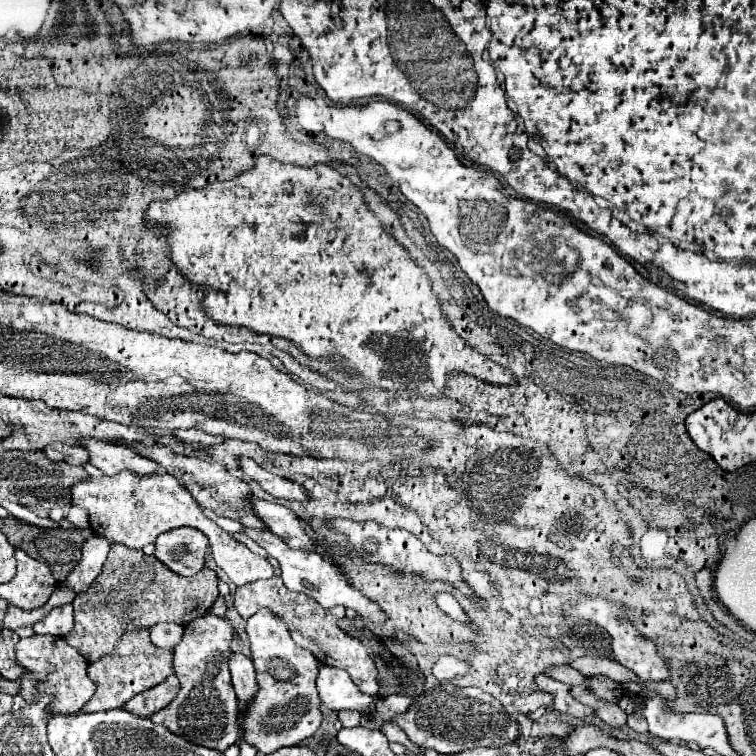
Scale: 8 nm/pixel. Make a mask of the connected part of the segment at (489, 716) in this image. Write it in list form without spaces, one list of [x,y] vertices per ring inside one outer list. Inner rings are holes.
[[[444,685],[430,695],[418,695],[406,713],[392,717],[392,723],[418,747],[434,749],[444,755],[456,755],[472,747],[500,747],[520,737],[518,723],[504,705],[476,687]]]

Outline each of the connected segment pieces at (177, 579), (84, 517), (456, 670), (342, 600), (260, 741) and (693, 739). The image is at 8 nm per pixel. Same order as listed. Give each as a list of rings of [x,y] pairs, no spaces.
[[[112,545],[110,555],[88,591],[74,599],[74,629],[64,637],[68,645],[78,649],[88,663],[98,661],[102,655],[114,651],[114,643],[126,629],[126,617],[134,619],[136,627],[152,627],[158,621],[174,621],[188,625],[202,617],[218,597],[216,573],[208,567],[200,569],[194,577],[172,573],[154,555],[144,555],[126,545]]]
[[[70,505],[68,519],[70,523],[78,529],[87,529],[90,527],[88,513],[76,505]]]
[[[442,655],[434,663],[432,673],[436,679],[454,679],[454,677],[464,675],[468,669],[470,669],[470,665],[464,659],[454,657],[454,655]]]
[[[242,529],[244,535],[248,535],[252,541],[256,541],[262,549],[266,549],[266,553],[270,557],[274,557],[278,563],[280,563],[280,569],[282,569],[282,581],[288,589],[292,591],[300,591],[300,593],[306,593],[308,597],[316,599],[318,603],[322,603],[324,607],[334,607],[334,605],[342,605],[346,609],[354,609],[356,613],[376,621],[376,623],[382,623],[384,617],[382,617],[382,611],[378,609],[378,605],[374,605],[370,599],[366,599],[360,591],[356,591],[354,587],[348,585],[348,581],[344,577],[340,577],[340,573],[336,571],[336,567],[324,559],[322,553],[316,553],[316,551],[304,551],[304,549],[292,549],[288,547],[280,537],[276,537],[274,533],[270,533],[268,529]]]
[[[262,609],[248,619],[246,635],[250,641],[252,663],[256,667],[258,691],[244,707],[244,711],[238,713],[238,727],[242,741],[268,755],[280,747],[298,745],[318,731],[322,711],[314,681],[320,663],[312,653],[292,641],[286,625],[274,621],[274,615],[268,609]]]
[[[626,695],[620,699],[622,709],[626,709],[626,713],[634,713],[640,711],[650,725],[650,733],[652,735],[662,735],[664,739],[670,741],[680,741],[680,743],[696,743],[700,749],[710,749],[710,751],[728,751],[732,749],[728,735],[726,735],[726,725],[722,721],[722,717],[718,715],[710,715],[710,713],[676,713],[672,709],[666,707],[666,703],[662,703],[660,697],[640,697],[636,699],[636,695]]]

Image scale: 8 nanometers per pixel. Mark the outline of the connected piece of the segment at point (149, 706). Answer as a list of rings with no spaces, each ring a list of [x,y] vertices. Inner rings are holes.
[[[172,675],[170,679],[156,685],[154,689],[148,689],[146,693],[138,693],[138,697],[132,697],[122,709],[142,715],[142,717],[148,717],[150,713],[164,709],[176,697],[178,689],[180,689],[180,683],[178,683],[176,675]]]

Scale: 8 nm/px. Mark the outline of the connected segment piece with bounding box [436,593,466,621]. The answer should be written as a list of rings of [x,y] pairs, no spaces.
[[[436,593],[436,603],[438,607],[450,615],[452,619],[458,619],[458,621],[466,621],[466,615],[462,613],[462,607],[458,605],[458,601],[450,595],[450,593]]]

